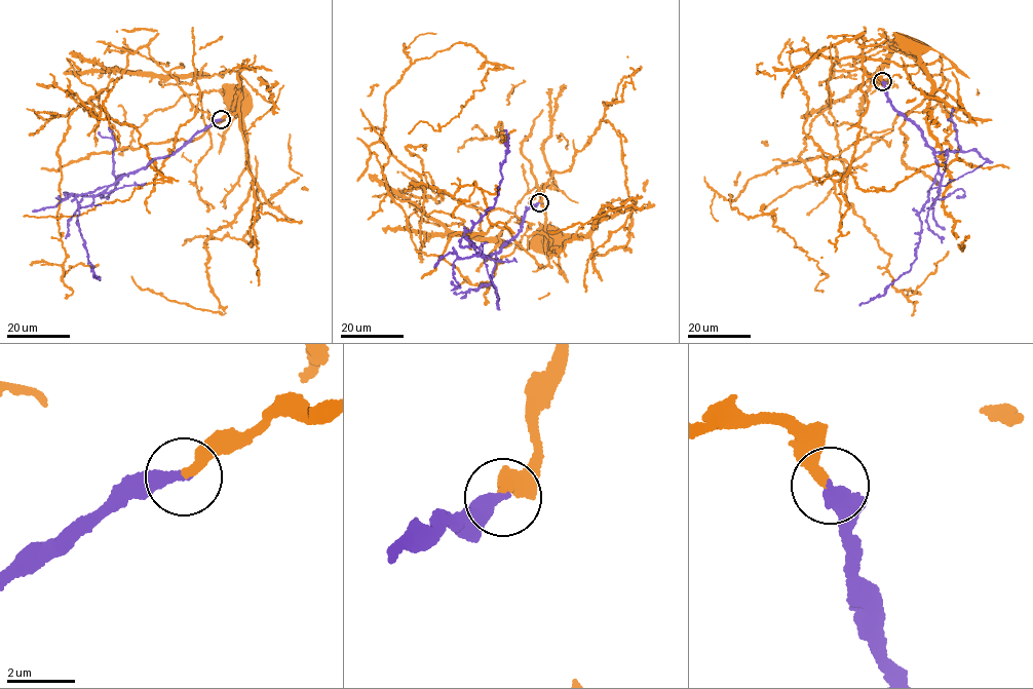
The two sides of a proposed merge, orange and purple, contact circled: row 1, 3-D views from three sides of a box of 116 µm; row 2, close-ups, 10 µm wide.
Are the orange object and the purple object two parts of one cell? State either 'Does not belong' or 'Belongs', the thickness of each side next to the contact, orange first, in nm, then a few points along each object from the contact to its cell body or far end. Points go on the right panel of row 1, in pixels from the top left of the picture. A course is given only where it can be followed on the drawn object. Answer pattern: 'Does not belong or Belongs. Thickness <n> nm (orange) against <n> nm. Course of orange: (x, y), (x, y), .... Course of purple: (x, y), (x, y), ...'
Belongs. Thickness 340 nm (orange) against 400 nm. Course of orange: (882, 81), (878, 75), (866, 75), (862, 58), (915, 66), (930, 65), (943, 54), (903, 38). Course of purple: (882, 81), (895, 109), (921, 131), (938, 169), (918, 214), (916, 259), (886, 292), (859, 305)

